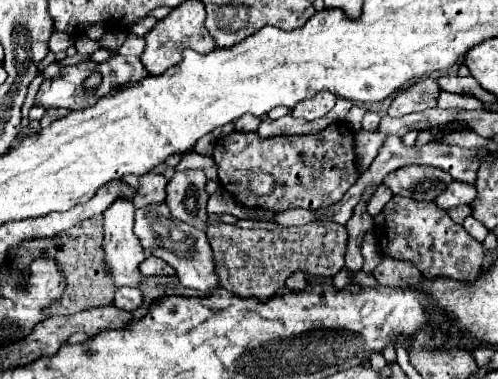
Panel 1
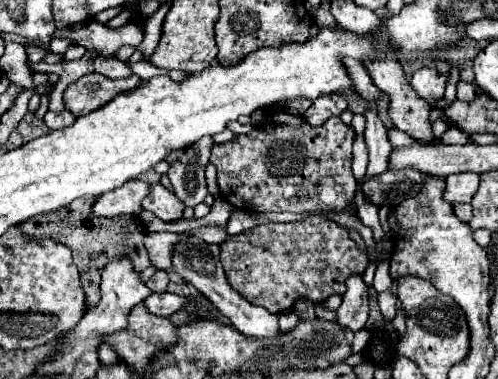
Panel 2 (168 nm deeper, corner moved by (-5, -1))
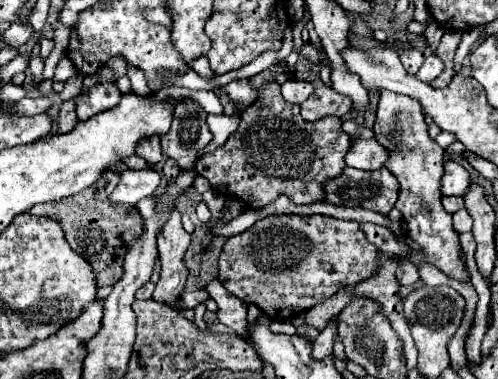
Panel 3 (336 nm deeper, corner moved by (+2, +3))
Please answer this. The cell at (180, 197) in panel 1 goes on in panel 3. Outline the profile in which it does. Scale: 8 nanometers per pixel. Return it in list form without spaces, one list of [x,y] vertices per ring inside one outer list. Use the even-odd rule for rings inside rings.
[[[184,99],[184,105],[176,105],[176,117],[170,131],[160,137],[162,151],[176,159],[182,169],[190,169],[200,157],[200,151],[212,141],[212,133],[206,125],[206,111],[194,99]]]

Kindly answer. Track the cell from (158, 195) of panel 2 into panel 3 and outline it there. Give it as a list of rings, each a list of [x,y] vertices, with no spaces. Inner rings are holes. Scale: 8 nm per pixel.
[[[172,211],[170,219],[164,225],[164,231],[158,235],[160,251],[160,281],[152,293],[152,299],[168,307],[178,307],[178,299],[184,291],[188,279],[188,267],[184,263],[184,253],[190,245],[190,235],[184,231],[180,221],[180,211]]]

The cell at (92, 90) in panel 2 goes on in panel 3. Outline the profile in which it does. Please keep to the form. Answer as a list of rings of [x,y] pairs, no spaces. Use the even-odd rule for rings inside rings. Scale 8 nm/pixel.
[[[102,83],[94,89],[90,89],[86,95],[80,97],[76,105],[76,113],[80,121],[86,121],[102,111],[108,111],[120,103],[120,91],[114,83]]]

